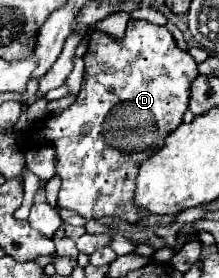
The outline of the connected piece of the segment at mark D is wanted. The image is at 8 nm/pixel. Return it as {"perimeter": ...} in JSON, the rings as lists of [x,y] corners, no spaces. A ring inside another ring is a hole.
{"perimeter":[[[129,20],[127,32],[121,40],[111,40],[105,32],[93,32],[89,40],[85,60],[85,76],[77,100],[61,114],[47,116],[39,124],[31,124],[25,132],[31,146],[51,146],[57,154],[57,176],[61,178],[61,190],[57,204],[61,208],[75,210],[83,218],[121,218],[141,230],[125,232],[133,244],[149,244],[155,250],[165,242],[155,236],[159,226],[173,226],[177,214],[141,214],[133,202],[135,178],[143,160],[161,150],[165,138],[183,122],[183,114],[189,106],[189,82],[199,74],[197,62],[189,52],[181,50],[171,32],[165,26],[155,26],[145,20]]]}

